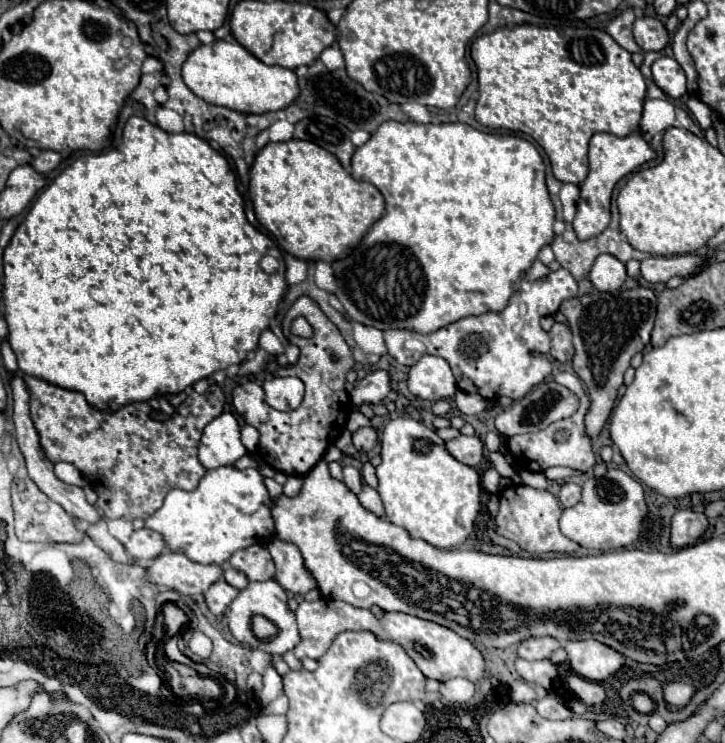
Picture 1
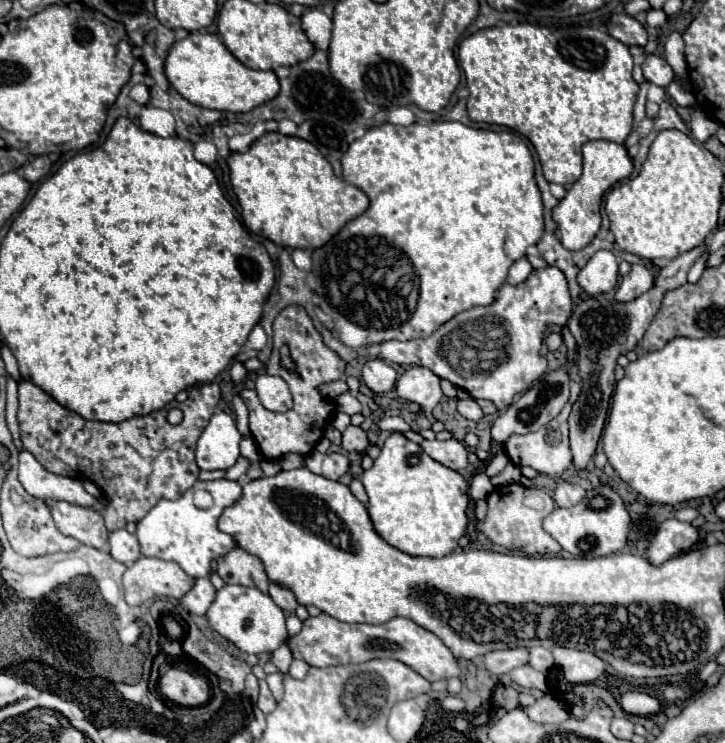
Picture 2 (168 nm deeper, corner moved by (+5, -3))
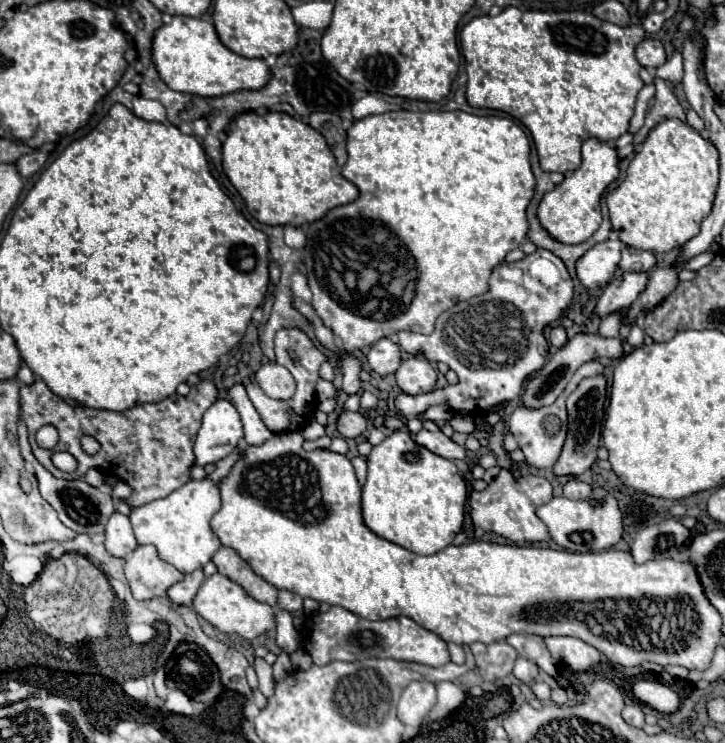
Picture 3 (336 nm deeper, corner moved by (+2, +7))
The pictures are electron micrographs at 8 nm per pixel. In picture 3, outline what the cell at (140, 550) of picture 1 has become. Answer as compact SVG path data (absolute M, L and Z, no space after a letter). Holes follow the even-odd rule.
M113 513L109 517L107 529L105 529L105 547L113 557L127 557L135 547L137 547L137 539L131 527L129 517L121 515L121 513Z

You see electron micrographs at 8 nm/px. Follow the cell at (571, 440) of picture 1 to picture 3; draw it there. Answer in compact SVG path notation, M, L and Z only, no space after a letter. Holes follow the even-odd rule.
M589 361L585 365L581 365L577 369L577 373L573 375L573 379L569 381L567 389L563 391L563 395L549 407L543 409L525 409L525 407L517 407L515 413L509 417L509 431L515 435L515 439L519 441L519 449L525 453L525 461L531 463L533 467L553 467L557 463L557 457L561 455L563 443L565 443L565 433L567 433L567 411L565 411L565 399L575 391L575 387L581 383L581 379L585 377L593 377L603 373L603 365L599 365L597 361Z

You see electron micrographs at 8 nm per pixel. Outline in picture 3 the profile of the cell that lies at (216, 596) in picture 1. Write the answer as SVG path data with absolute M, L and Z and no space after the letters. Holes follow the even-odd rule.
M197 569L193 573L187 573L181 583L175 583L173 587L169 587L167 595L177 605L191 605L193 597L197 595L197 589L203 583L205 583L205 573L203 573L203 569Z

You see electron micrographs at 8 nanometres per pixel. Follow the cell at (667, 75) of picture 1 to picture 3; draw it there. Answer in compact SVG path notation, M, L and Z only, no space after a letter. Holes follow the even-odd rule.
M651 37L643 39L643 41L637 45L635 55L637 55L637 61L639 61L643 67L647 67L647 69L657 69L657 67L661 67L661 65L667 61L663 43L657 41L657 39L651 39Z

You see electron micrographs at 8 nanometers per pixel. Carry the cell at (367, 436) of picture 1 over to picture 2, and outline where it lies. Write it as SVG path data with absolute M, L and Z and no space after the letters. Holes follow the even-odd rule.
M348 425L346 431L342 433L342 447L344 451L364 451L368 447L368 437L364 433L362 427L354 427L354 425Z

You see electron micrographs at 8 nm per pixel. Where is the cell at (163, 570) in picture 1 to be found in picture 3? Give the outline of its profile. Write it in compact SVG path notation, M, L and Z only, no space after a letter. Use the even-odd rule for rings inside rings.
M139 545L131 559L127 557L125 561L125 577L135 599L153 599L165 595L185 575L167 561L161 561L155 545Z

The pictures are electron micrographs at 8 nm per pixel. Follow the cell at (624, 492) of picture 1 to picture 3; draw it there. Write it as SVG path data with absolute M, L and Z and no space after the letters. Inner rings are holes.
M603 487L593 489L589 499L583 501L573 501L567 497L553 497L549 503L541 505L537 509L539 519L547 525L553 541L561 547L565 547L567 551L577 551L577 553L585 553L585 551L603 551L613 547L621 535L623 535L623 523L621 523L621 509L617 499ZM581 531L589 531L593 533L593 541L591 543L583 543L583 539L579 539Z

